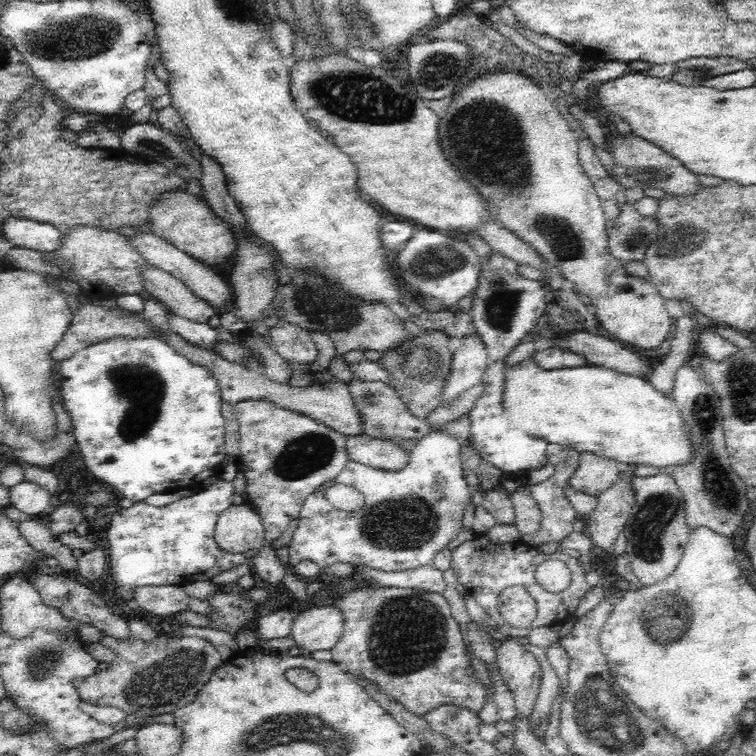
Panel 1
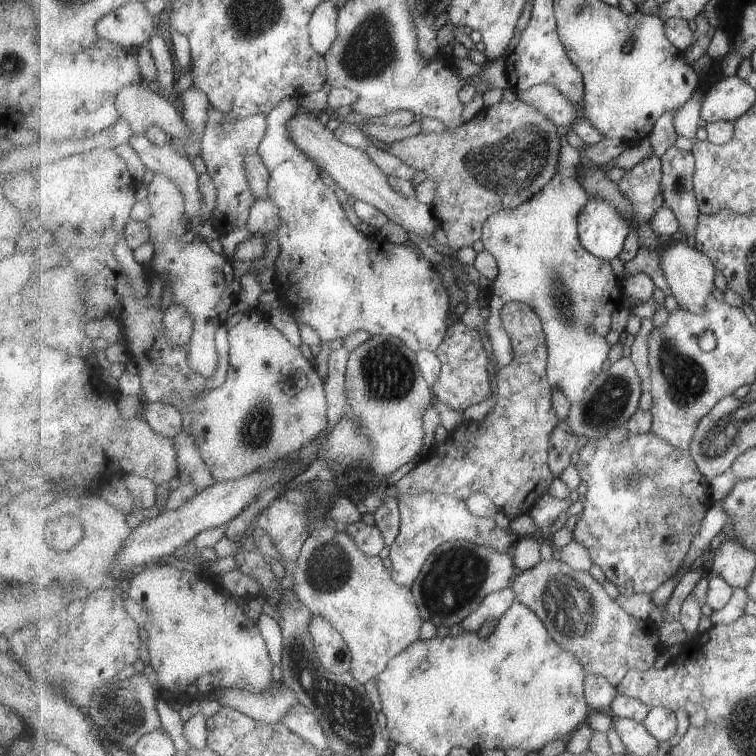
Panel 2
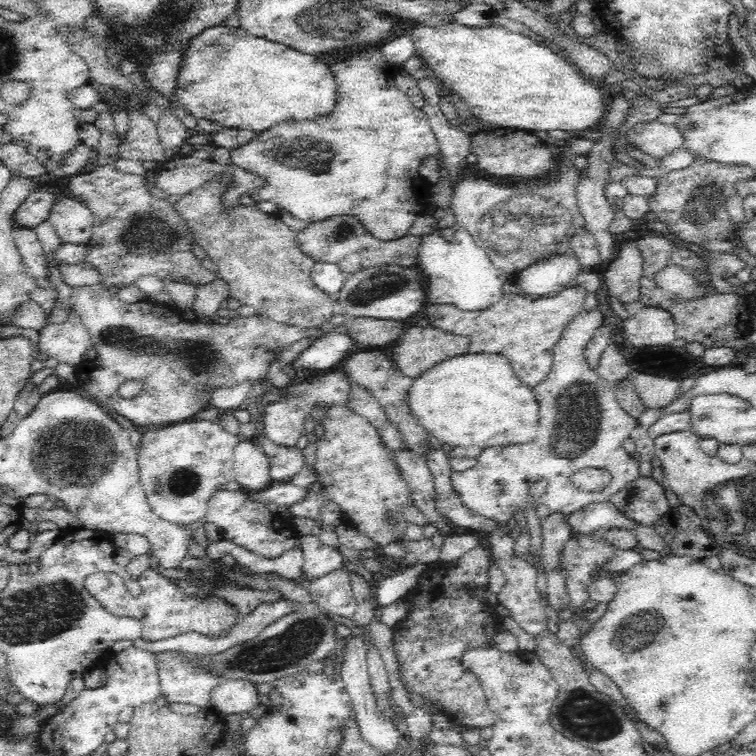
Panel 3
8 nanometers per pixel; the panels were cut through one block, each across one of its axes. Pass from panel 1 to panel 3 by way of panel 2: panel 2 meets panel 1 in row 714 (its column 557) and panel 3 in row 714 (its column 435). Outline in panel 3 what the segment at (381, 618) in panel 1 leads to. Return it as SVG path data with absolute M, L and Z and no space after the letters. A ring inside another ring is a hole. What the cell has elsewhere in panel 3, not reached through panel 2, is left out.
M485 543L472 548L456 562L425 565L417 584L404 598L409 602L409 611L393 626L391 637L399 664L399 679L405 688L423 698L437 700L450 722L468 729L492 727L495 718L487 705L480 679L464 669L462 654L473 647L492 646L493 637L503 625L492 621L490 606L458 588L462 584L487 588L490 566L490 551Z

